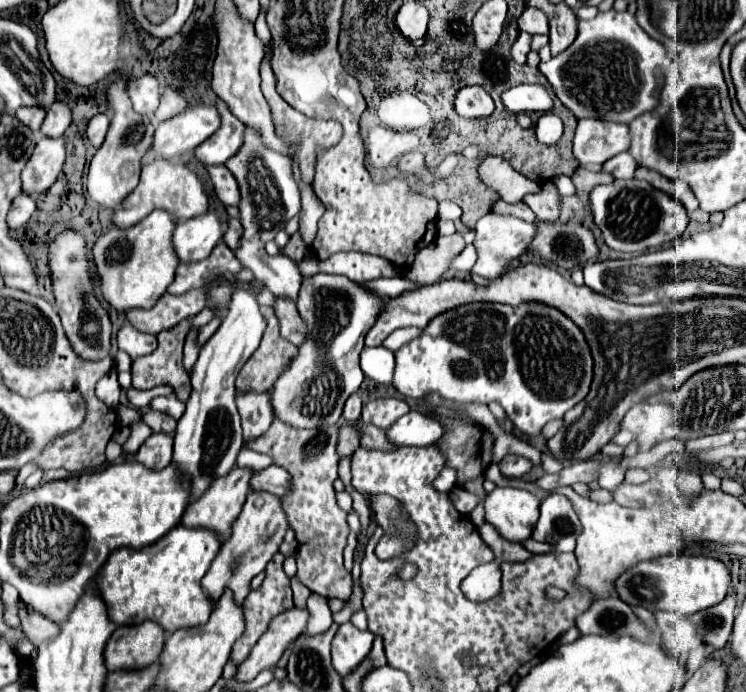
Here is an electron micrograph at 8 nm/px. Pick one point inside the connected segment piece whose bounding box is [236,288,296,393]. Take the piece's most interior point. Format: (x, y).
(258, 374)

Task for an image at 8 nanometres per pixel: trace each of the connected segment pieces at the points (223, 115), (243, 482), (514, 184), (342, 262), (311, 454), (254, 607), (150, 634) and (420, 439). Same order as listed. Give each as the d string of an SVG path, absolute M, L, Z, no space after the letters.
M222 99L216 101L216 109L220 115L218 131L214 131L202 145L194 149L196 159L206 165L222 165L242 147L242 131L244 131L242 121L238 121L230 113L230 109L224 105Z
M238 467L232 469L228 477L214 481L214 485L206 491L206 495L202 495L200 499L196 499L194 503L190 503L186 507L186 513L182 515L180 523L188 525L188 527L202 527L202 529L214 531L222 541L226 541L230 537L232 523L236 521L236 517L244 505L244 499L250 493L250 477L252 477L250 469L238 469Z
M484 157L478 165L478 179L494 189L506 203L518 203L528 193L538 193L540 183L514 171L502 157Z
M336 253L324 261L320 259L304 259L298 263L302 275L316 275L316 273L338 273L346 275L354 283L366 283L378 277L398 277L398 267L390 265L390 261L368 255L368 253Z
M274 419L268 433L248 443L248 447L272 457L274 465L280 465L290 473L292 489L280 501L288 525L290 529L294 529L296 539L300 543L296 551L296 579L312 593L318 593L326 599L338 597L342 601L348 601L352 597L352 573L346 571L342 565L342 549L346 547L346 537L350 529L346 523L346 513L336 503L336 491L332 487L334 479L338 479L336 439L336 425L324 427L324 431L300 431L290 425L282 425L278 419Z
M276 553L272 557L272 561L266 565L266 579L262 583L260 589L256 591L250 591L250 595L246 597L244 605L242 605L242 611L244 611L244 623L246 623L246 629L242 633L242 637L234 643L232 647L232 655L230 659L240 663L246 659L246 653L250 653L250 649L256 645L256 641L260 639L260 635L266 631L266 625L270 623L272 617L276 617L278 613L282 611L288 611L294 607L292 603L292 587L290 587L290 577L284 573L282 569L282 561L284 561L284 555L282 553Z
M154 621L134 627L118 627L104 649L104 665L108 671L144 669L154 665L162 653L166 631Z
M404 415L388 429L386 437L392 443L406 447L426 447L432 445L442 435L442 425L428 419L426 415Z

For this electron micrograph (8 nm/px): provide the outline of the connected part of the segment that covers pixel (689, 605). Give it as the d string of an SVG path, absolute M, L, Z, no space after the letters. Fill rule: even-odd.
M668 555L656 561L644 561L622 573L616 591L628 605L642 605L648 611L672 611L692 615L718 605L730 589L730 569L710 555Z

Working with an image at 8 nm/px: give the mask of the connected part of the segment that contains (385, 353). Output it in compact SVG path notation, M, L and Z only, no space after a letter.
M364 347L360 353L360 367L366 377L380 385L390 385L394 375L394 353L386 347Z

